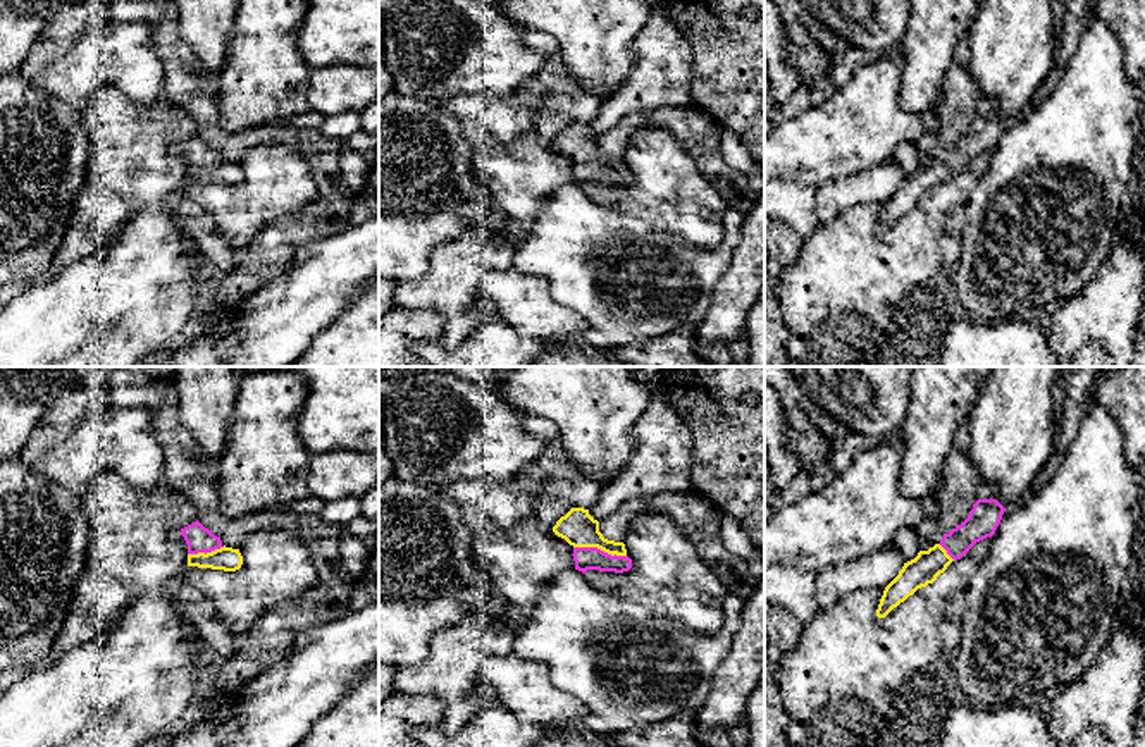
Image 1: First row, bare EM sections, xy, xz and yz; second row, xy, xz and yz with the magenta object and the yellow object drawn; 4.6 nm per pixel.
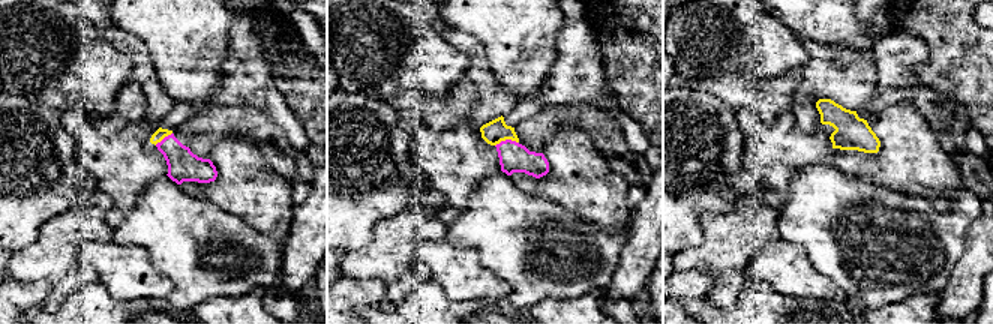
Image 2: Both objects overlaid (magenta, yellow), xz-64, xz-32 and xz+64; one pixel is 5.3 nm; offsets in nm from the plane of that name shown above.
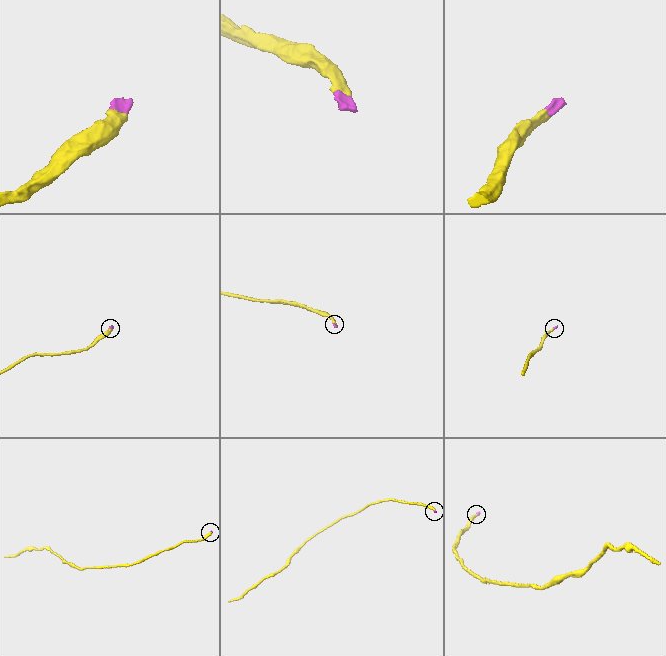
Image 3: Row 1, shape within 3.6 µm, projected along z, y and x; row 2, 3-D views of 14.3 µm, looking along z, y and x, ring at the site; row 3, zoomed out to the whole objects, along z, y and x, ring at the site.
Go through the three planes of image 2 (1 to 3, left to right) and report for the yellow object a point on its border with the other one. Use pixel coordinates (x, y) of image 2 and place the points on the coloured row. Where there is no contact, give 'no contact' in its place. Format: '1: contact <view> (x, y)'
1: contact xz-64 (164, 138)
2: contact xz-32 (506, 140)
3: no contact

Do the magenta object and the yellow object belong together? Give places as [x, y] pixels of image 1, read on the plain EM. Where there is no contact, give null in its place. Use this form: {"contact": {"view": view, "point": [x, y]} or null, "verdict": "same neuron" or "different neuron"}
{"contact": {"view": "xz", "point": [600, 164]}, "verdict": "same neuron"}

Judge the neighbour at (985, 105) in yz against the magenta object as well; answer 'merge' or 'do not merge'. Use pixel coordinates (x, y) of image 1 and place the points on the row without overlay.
merge

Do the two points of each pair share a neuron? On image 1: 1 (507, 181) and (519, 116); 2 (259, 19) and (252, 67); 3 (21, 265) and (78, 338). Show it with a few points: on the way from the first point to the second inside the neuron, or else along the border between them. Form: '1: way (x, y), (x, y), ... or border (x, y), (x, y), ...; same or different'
1: border (477, 123), (498, 141), (510, 141), (531, 131); different
2: way (257, 31), (253, 35), (253, 55); same
3: border (45, 277), (40, 281); different

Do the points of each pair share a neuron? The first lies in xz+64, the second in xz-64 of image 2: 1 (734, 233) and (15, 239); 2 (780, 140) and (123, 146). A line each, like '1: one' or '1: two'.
1: two
2: one

